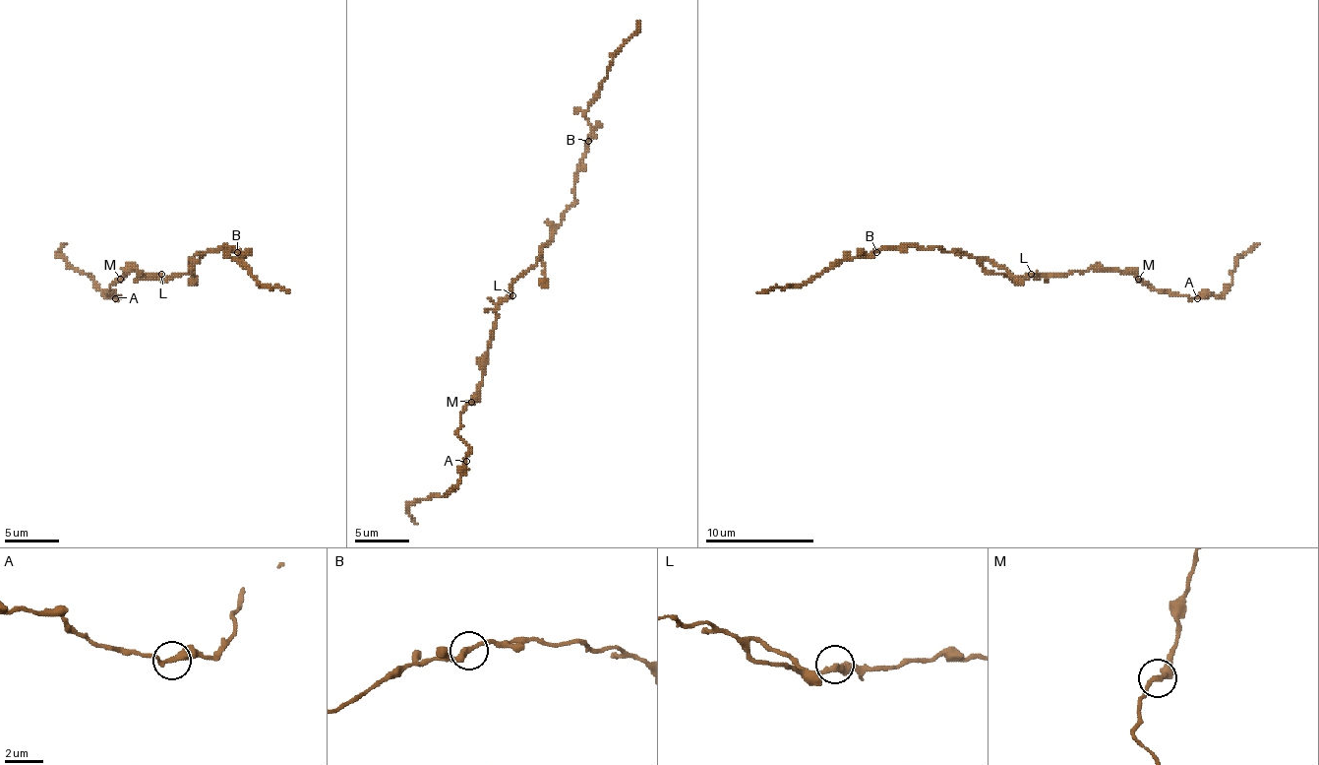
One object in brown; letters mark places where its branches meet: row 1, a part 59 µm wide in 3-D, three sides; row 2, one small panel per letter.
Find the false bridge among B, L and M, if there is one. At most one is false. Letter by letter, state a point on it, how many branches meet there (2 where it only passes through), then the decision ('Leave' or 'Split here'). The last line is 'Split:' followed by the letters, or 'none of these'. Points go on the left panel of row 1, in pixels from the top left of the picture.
B: Place: (237, 252). Branches: 2. Leave
L: Place: (161, 274). Branches: 2. Leave
M: Place: (120, 279). Branches: 2. Split here
Split: M

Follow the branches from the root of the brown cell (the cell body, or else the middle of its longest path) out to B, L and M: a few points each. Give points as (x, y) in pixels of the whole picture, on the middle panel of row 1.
B: (514, 282), (536, 263), (539, 252), (553, 238), (564, 211), (574, 200), (577, 164), (588, 141)
L: (514, 282), (512, 295)
M: (514, 282), (509, 295), (496, 312), (496, 328), (485, 355), (482, 385), (471, 402)

